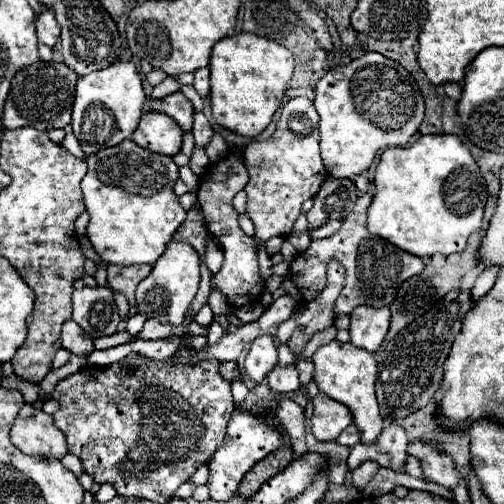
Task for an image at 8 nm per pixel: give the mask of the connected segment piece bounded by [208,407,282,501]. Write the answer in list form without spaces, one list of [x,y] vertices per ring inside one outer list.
[[[236,407],[236,411],[232,413],[232,419],[230,419],[230,425],[228,425],[228,437],[224,439],[224,445],[214,453],[214,457],[210,461],[210,469],[212,469],[212,475],[208,479],[210,497],[216,499],[216,501],[230,499],[236,493],[238,483],[242,481],[244,473],[254,463],[258,463],[260,459],[264,459],[268,453],[272,453],[274,449],[278,449],[280,445],[282,445],[282,435],[274,427],[268,427],[258,417],[250,415],[248,411],[240,411]]]

